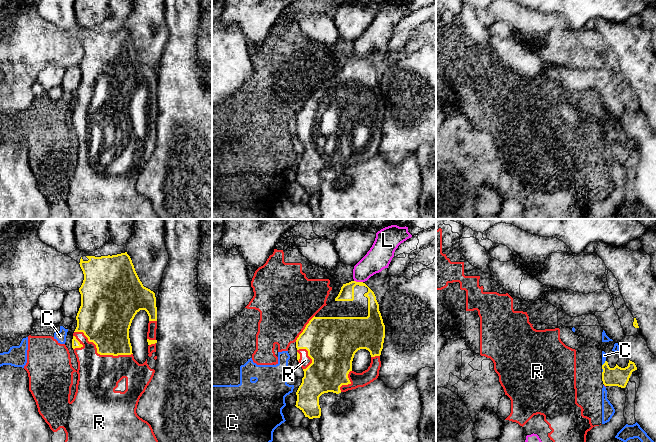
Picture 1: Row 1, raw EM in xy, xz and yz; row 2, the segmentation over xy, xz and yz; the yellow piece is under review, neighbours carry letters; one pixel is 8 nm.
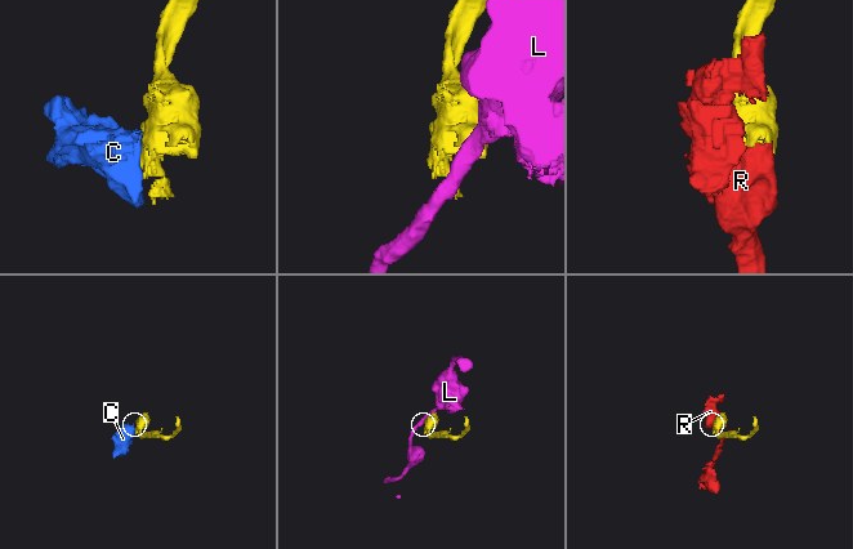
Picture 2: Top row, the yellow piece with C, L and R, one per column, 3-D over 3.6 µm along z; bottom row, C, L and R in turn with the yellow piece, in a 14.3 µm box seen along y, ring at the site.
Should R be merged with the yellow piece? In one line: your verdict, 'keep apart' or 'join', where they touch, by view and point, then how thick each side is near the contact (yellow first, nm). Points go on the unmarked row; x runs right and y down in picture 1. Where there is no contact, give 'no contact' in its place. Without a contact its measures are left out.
join; contact xy (100, 130); calibres 360 and 340 nm

